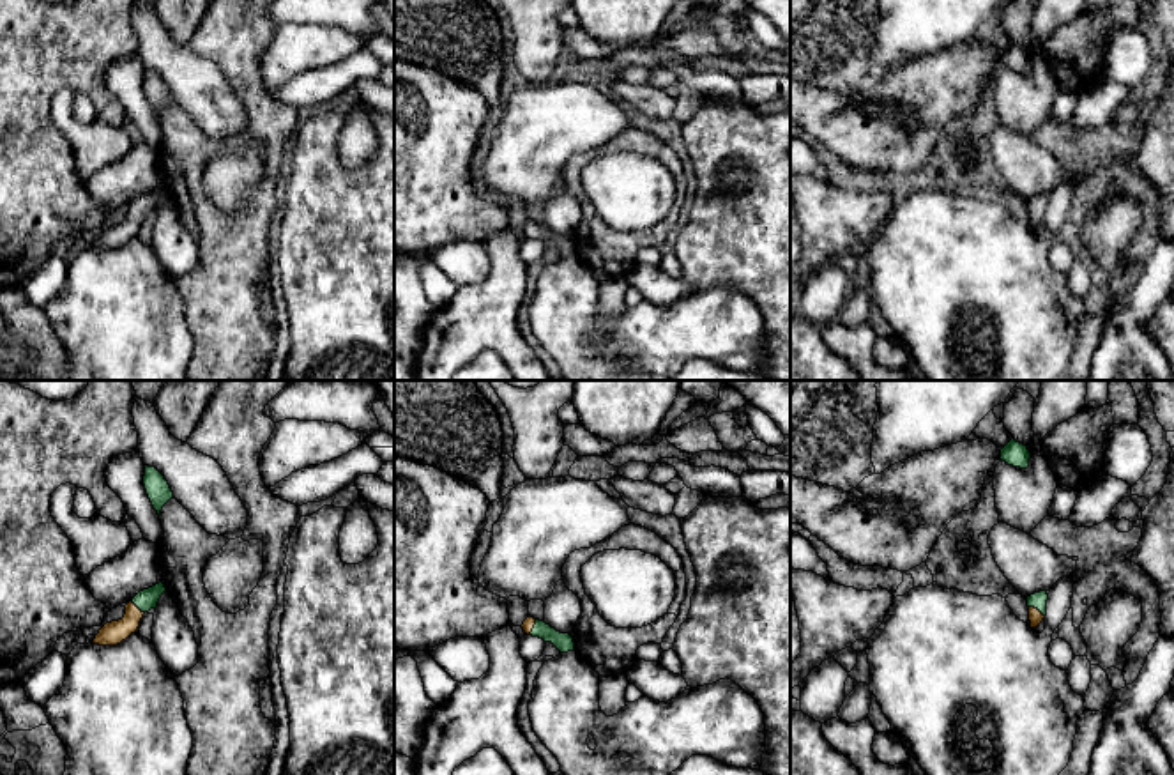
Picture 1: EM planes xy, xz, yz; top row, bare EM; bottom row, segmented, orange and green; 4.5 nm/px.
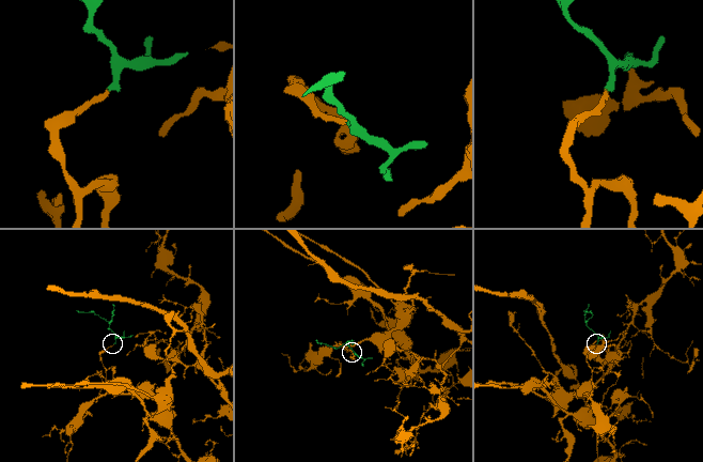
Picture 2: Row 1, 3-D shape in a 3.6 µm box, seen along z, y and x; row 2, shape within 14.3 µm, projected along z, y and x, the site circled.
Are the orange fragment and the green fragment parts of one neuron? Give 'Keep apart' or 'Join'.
Join

